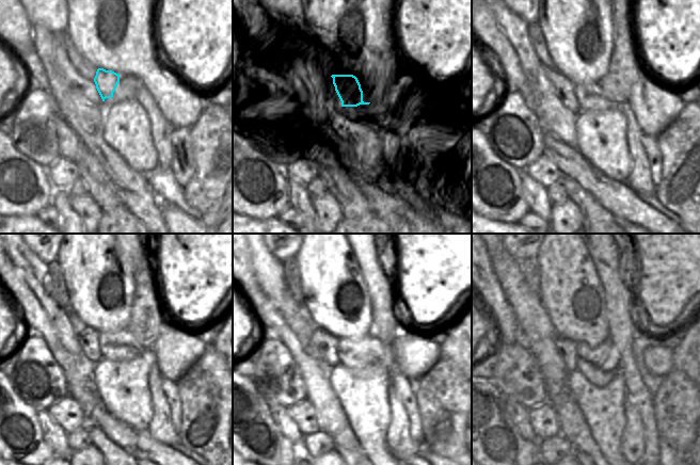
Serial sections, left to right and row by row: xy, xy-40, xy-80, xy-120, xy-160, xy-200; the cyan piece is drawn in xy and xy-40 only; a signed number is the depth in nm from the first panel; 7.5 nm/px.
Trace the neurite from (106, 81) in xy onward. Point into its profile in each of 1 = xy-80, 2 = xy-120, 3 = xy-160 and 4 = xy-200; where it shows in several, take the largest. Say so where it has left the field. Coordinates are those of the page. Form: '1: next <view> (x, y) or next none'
1: next xy-80 (589, 96)
2: next xy-120 (122, 345)
3: next xy-160 (354, 353)
4: next xy-200 (599, 365)

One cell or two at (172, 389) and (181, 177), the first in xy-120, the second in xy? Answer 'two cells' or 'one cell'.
one cell

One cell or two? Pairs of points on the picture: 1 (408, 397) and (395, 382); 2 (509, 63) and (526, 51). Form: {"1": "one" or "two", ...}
{"1": "one", "2": "two"}

